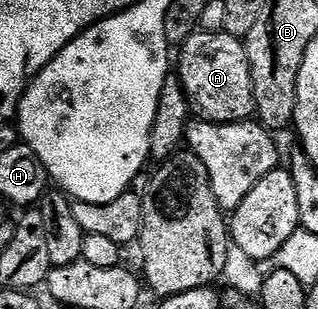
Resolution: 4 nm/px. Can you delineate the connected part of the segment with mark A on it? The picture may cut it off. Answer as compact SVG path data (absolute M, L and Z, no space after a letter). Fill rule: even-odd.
M224 31L190 35L180 46L181 86L189 100L189 112L194 118L228 125L231 121L248 121L254 116L253 80L249 56L242 38Z

